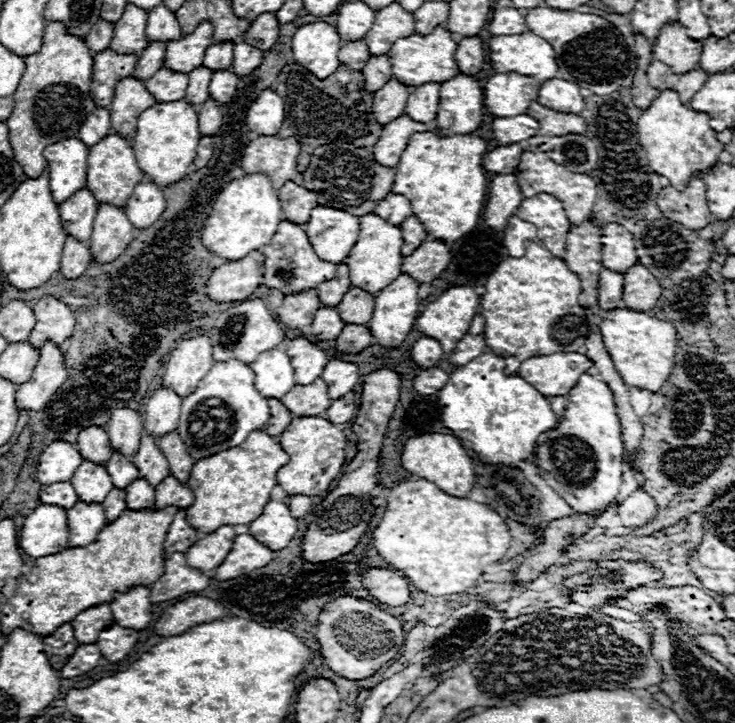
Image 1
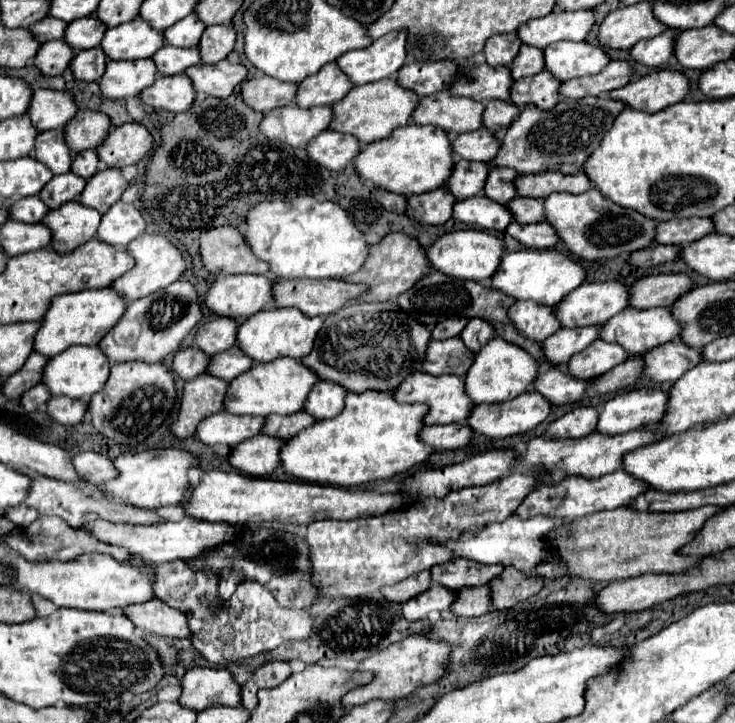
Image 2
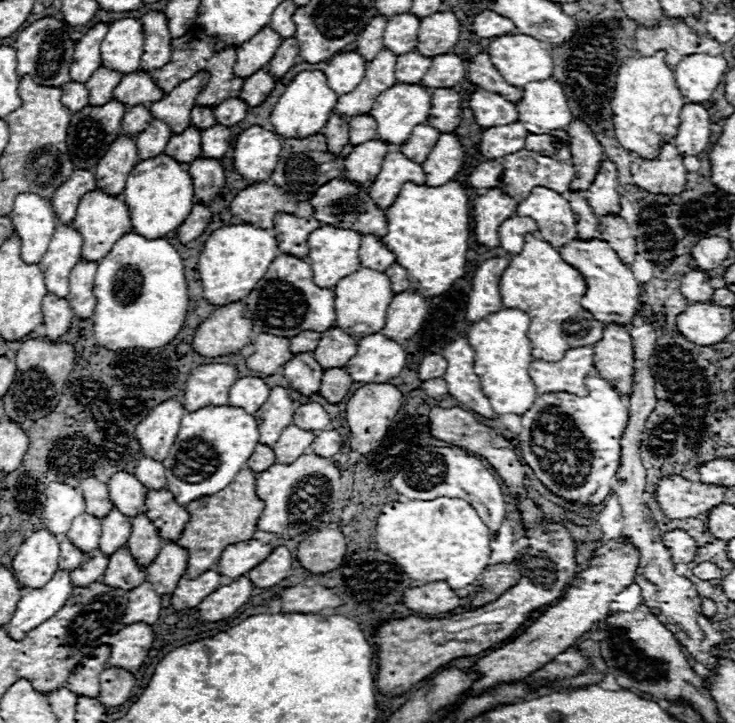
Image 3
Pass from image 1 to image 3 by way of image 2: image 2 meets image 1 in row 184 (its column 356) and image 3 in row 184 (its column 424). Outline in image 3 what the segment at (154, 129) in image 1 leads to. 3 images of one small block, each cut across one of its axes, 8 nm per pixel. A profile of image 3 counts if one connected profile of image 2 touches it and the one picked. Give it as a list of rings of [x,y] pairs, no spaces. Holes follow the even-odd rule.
[[[160,154],[152,160],[138,160],[134,170],[126,178],[122,196],[122,200],[128,204],[134,232],[140,232],[140,236],[148,236],[148,240],[174,232],[188,218],[188,212],[194,204],[190,174],[182,168],[182,164],[166,154]]]

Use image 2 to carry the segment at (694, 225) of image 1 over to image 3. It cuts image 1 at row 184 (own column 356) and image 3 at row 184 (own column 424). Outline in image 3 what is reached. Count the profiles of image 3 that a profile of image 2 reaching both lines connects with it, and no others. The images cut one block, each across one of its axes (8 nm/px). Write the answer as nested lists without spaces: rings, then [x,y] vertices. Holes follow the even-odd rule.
[[[664,144],[656,160],[636,158],[630,166],[634,184],[652,194],[680,194],[686,186],[686,168],[676,146]]]

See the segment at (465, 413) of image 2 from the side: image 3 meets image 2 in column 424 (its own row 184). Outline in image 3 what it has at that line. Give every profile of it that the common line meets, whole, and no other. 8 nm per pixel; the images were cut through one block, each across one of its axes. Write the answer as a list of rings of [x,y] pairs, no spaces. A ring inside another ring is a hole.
[[[388,152],[382,162],[380,174],[370,186],[370,198],[380,210],[386,212],[386,208],[394,204],[394,200],[398,198],[406,182],[424,184],[424,180],[426,180],[426,174],[420,164],[408,160],[402,152]]]

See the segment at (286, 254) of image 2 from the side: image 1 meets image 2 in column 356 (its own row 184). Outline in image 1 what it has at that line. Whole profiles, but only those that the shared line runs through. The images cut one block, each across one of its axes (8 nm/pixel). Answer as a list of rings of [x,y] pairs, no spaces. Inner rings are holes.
[[[248,174],[240,180],[232,180],[224,188],[224,192],[216,196],[208,222],[204,224],[202,230],[202,244],[210,252],[236,262],[244,258],[248,252],[260,250],[264,244],[268,244],[276,234],[280,220],[282,220],[282,208],[278,192],[272,188],[270,180],[260,174]]]

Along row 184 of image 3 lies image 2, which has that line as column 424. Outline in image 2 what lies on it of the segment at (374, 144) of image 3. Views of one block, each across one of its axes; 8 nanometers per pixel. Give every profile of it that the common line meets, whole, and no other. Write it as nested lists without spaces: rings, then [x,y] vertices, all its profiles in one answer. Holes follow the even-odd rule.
[[[460,336],[448,340],[432,340],[422,364],[424,372],[430,374],[456,374],[464,376],[474,362],[474,352],[466,348]]]

